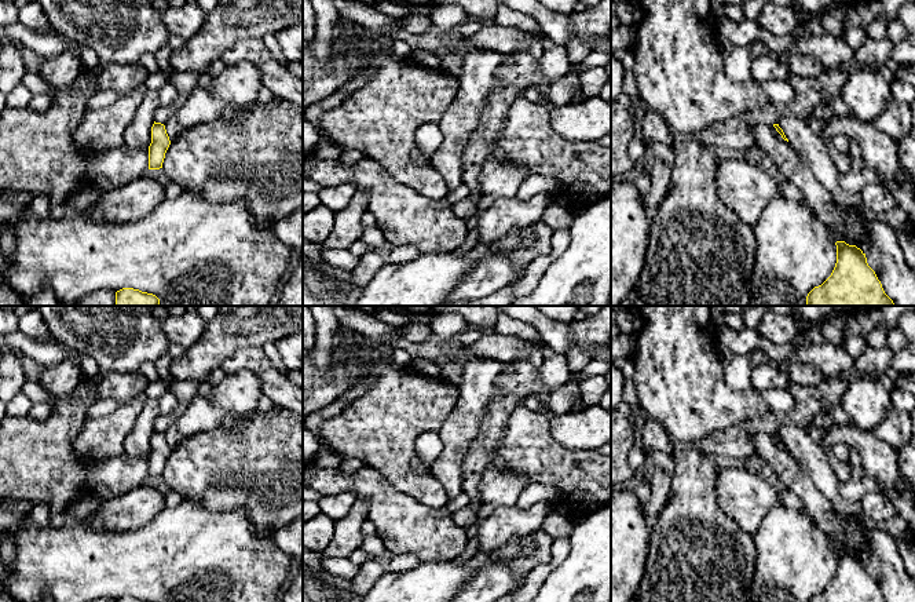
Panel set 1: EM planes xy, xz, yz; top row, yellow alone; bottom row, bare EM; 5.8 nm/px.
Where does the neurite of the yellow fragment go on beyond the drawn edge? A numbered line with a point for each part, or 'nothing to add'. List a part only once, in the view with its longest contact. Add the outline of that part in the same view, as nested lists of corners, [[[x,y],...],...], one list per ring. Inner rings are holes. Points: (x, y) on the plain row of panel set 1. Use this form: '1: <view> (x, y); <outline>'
nothing to add

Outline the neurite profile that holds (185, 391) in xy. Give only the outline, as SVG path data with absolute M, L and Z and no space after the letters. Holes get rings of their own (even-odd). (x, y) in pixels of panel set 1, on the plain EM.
M173 380L168 386L168 390L176 397L177 406L169 413L160 415L154 422L154 430L161 433L165 433L184 413L197 397L198 383L191 380Z

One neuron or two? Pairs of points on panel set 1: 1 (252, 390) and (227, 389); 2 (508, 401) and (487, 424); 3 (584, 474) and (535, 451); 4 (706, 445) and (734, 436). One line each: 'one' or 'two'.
1: one
2: one
3: one
4: one

